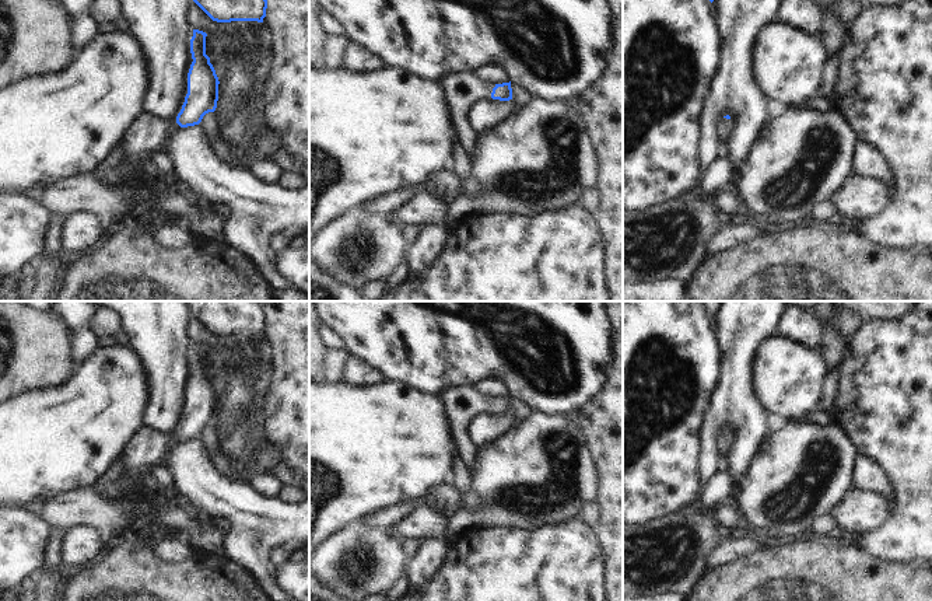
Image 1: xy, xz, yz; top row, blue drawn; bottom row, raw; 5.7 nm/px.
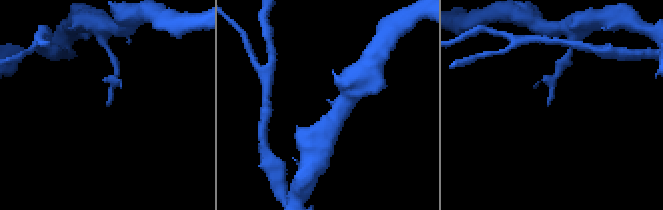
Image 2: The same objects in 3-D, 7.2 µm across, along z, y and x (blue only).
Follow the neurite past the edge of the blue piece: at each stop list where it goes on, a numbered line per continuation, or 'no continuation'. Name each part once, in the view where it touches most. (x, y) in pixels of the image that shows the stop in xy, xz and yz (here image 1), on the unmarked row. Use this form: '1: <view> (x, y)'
1: xz (463, 404)

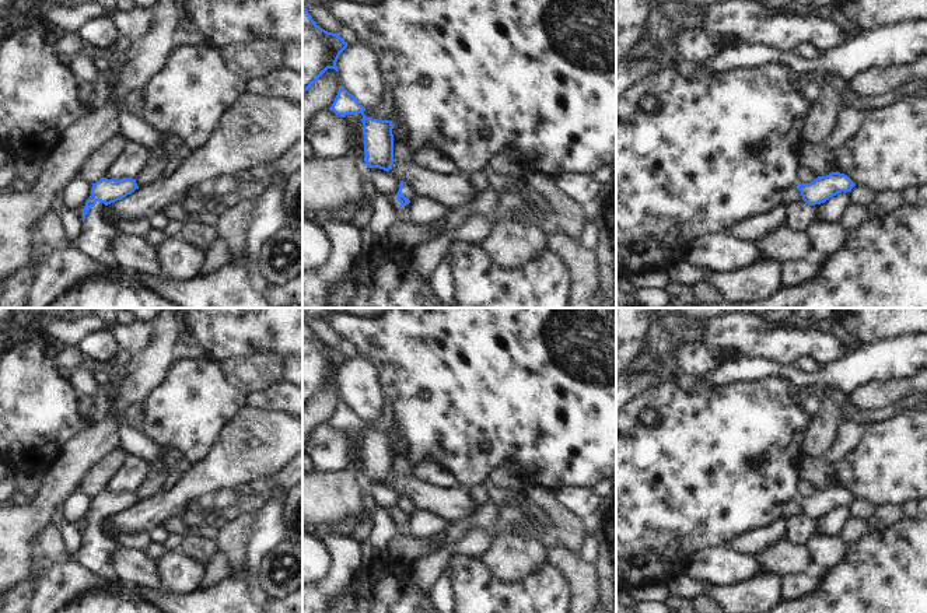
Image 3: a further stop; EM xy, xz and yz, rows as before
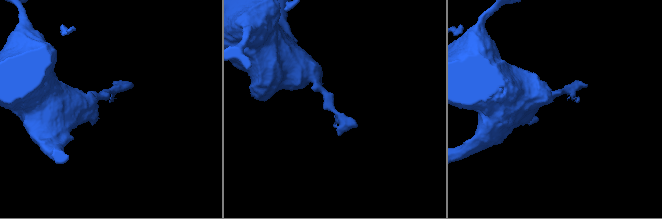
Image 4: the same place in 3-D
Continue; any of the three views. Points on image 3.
1: xy (98, 550)

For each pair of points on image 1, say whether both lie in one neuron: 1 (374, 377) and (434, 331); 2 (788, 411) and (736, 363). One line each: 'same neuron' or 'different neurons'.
1: different neurons
2: different neurons

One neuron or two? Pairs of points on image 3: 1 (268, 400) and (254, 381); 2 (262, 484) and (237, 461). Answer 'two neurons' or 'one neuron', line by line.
1: two neurons
2: two neurons

